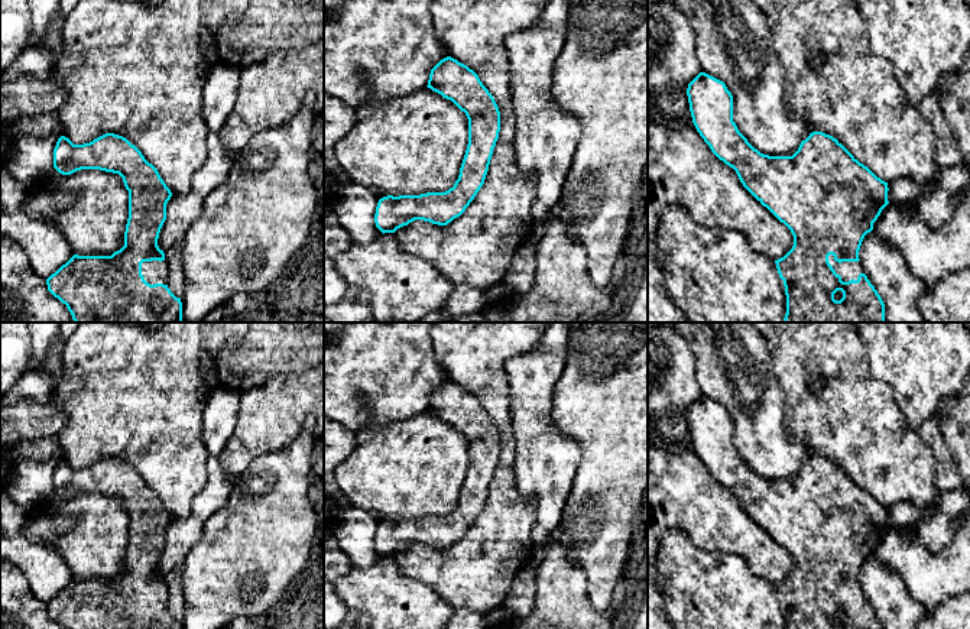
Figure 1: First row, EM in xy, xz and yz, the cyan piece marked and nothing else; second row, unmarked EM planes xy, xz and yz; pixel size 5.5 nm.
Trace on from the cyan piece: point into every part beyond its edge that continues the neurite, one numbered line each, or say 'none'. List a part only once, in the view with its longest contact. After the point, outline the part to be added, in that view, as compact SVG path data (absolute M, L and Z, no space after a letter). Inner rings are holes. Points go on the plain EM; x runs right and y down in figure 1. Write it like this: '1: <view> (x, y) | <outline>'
1: yz (847, 595) | M830 578L828 586L833 590L833 593L836 594L836 597L841 600L843 606L849 606L851 603L857 604L859 599L863 597L863 591L862 591L860 584L838 587L834 584L834 580Z

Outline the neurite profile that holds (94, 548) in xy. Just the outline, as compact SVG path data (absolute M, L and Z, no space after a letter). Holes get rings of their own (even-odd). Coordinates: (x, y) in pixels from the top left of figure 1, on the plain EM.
M55 492L36 510L48 515L64 515L75 521L65 535L56 536L51 545L64 558L78 580L111 580L124 570L124 555L129 542L129 515L119 497L100 493L81 493L62 499Z

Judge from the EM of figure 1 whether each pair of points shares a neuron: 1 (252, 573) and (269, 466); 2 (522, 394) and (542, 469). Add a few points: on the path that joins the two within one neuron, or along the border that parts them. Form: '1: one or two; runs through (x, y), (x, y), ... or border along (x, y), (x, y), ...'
1: one; runs through (255, 547), (263, 537), (269, 522), (269, 492)
2: one; runs through (531, 412), (531, 422), (542, 450)

